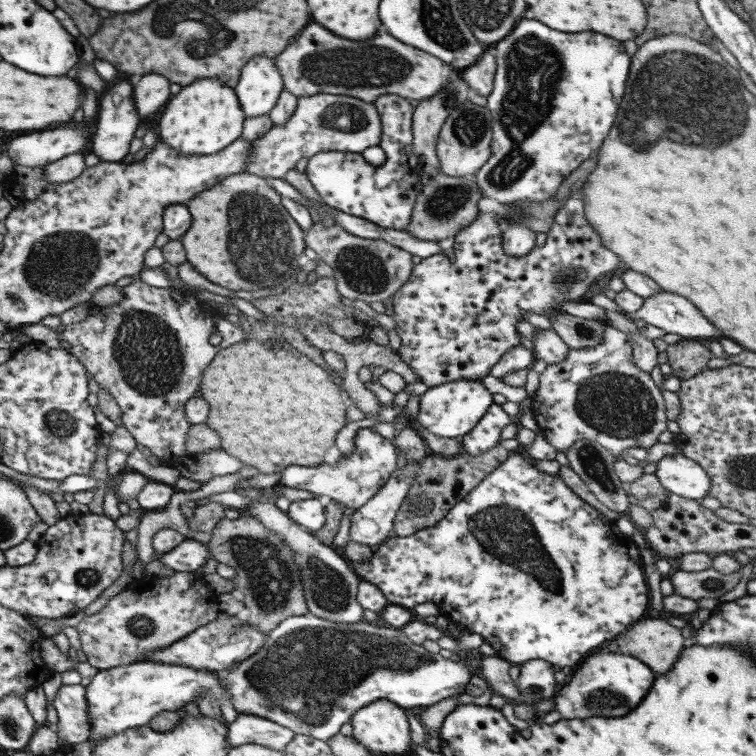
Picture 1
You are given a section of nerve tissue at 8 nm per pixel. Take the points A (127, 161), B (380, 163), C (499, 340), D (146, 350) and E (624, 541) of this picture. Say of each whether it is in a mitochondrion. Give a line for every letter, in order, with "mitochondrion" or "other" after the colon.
A: other
B: other
C: other
D: mitochondrion
E: other

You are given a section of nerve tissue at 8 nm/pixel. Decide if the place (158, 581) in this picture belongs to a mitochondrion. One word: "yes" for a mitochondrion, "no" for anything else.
no

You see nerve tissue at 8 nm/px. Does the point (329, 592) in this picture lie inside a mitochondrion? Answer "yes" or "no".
yes

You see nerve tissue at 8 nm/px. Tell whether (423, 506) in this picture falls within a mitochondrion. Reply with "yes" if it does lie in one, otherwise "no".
yes

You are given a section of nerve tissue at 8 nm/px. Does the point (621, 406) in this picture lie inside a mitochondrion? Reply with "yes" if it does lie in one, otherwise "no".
yes

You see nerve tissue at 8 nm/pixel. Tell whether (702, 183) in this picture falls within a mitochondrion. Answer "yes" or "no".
no

